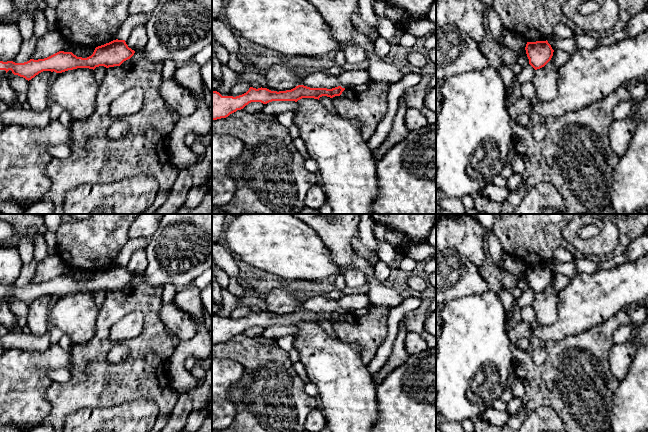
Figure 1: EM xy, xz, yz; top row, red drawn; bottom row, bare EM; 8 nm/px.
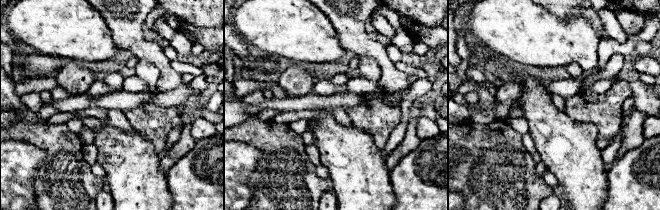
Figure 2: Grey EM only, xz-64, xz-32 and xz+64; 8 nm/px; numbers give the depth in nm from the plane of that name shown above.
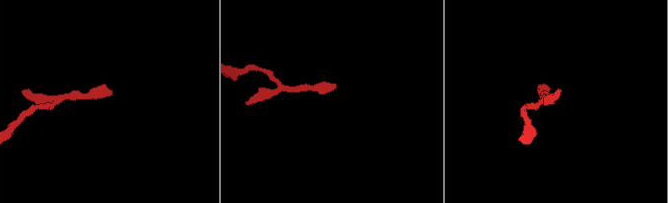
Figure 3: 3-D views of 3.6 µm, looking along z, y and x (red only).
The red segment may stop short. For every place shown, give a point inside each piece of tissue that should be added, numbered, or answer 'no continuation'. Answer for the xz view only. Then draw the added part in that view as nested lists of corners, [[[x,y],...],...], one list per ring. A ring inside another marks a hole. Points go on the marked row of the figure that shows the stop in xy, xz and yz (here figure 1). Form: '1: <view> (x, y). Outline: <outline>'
no continuation

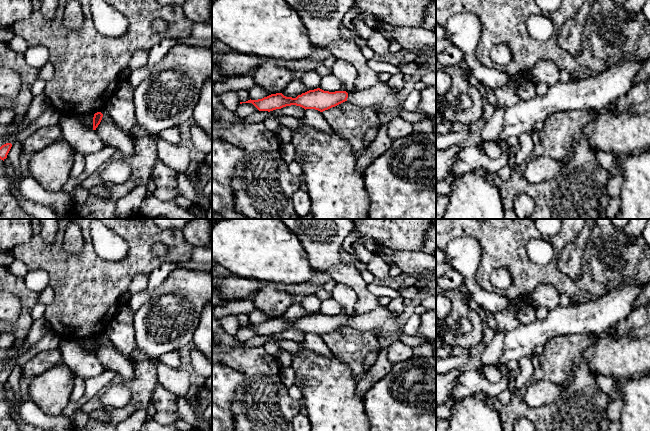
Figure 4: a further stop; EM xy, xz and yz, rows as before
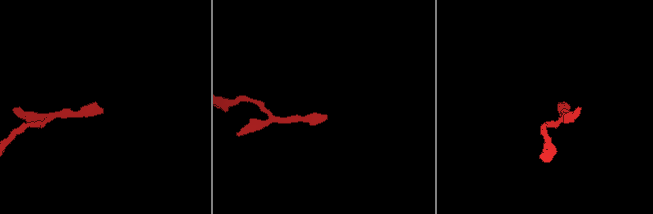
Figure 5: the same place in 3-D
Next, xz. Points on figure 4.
1: xz (381, 98). Outline: [[[382,81],[370,88],[348,93],[347,101],[361,108],[373,109],[382,119],[395,116],[402,106],[398,100],[398,92]]]

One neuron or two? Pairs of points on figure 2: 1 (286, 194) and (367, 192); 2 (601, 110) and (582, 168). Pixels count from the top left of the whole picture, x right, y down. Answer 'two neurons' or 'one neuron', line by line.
1: two neurons
2: two neurons

